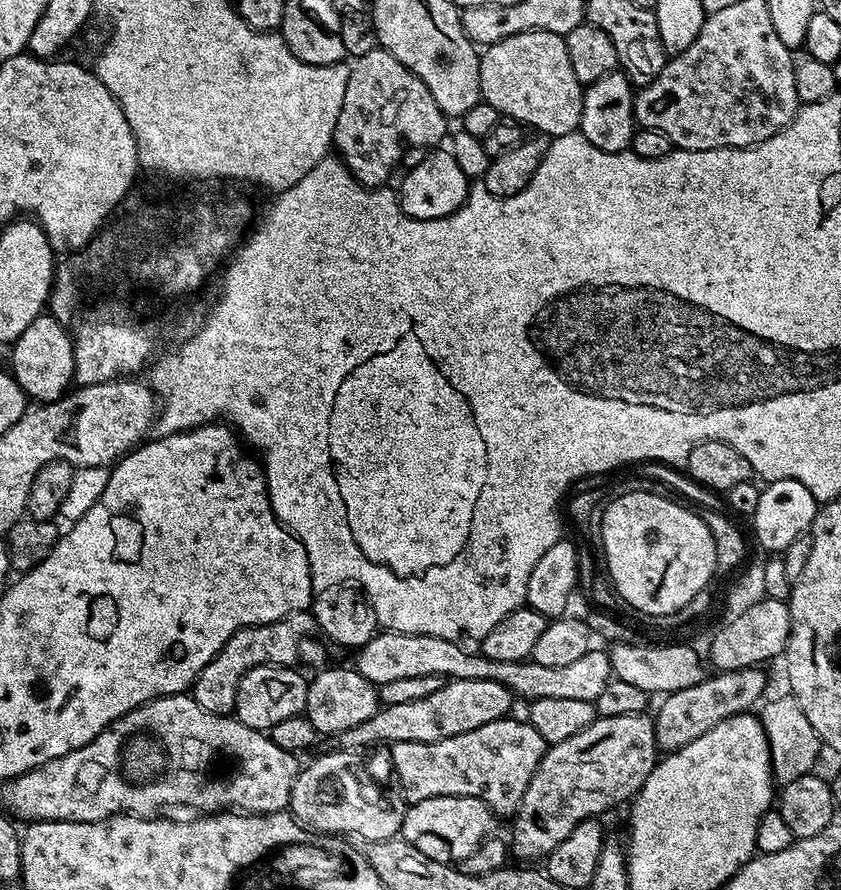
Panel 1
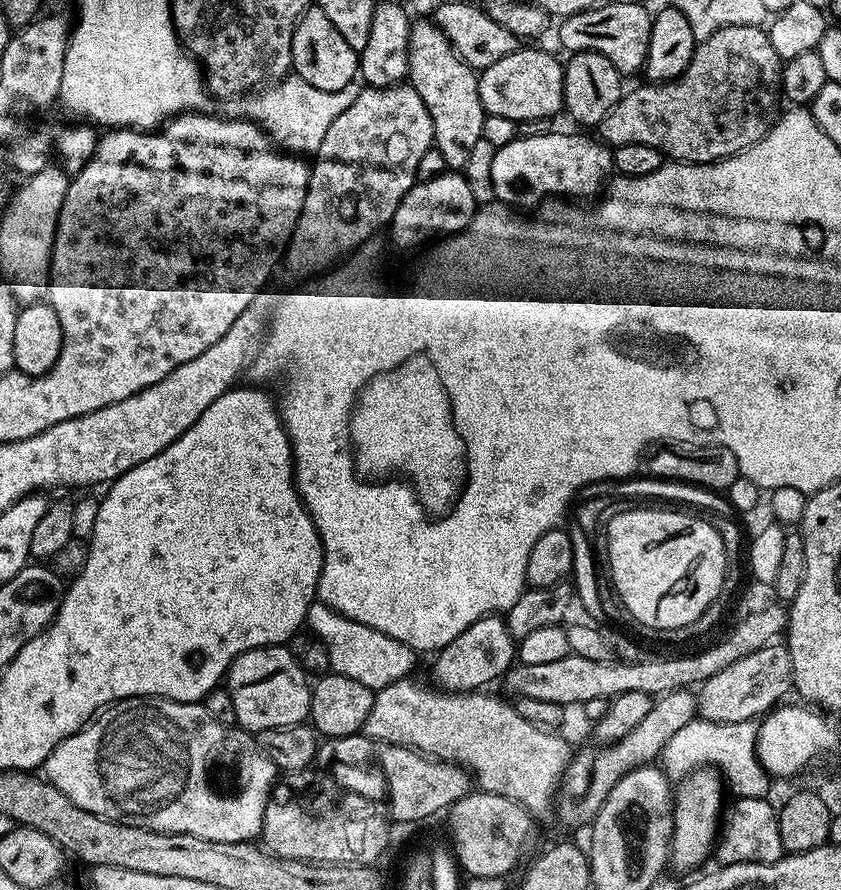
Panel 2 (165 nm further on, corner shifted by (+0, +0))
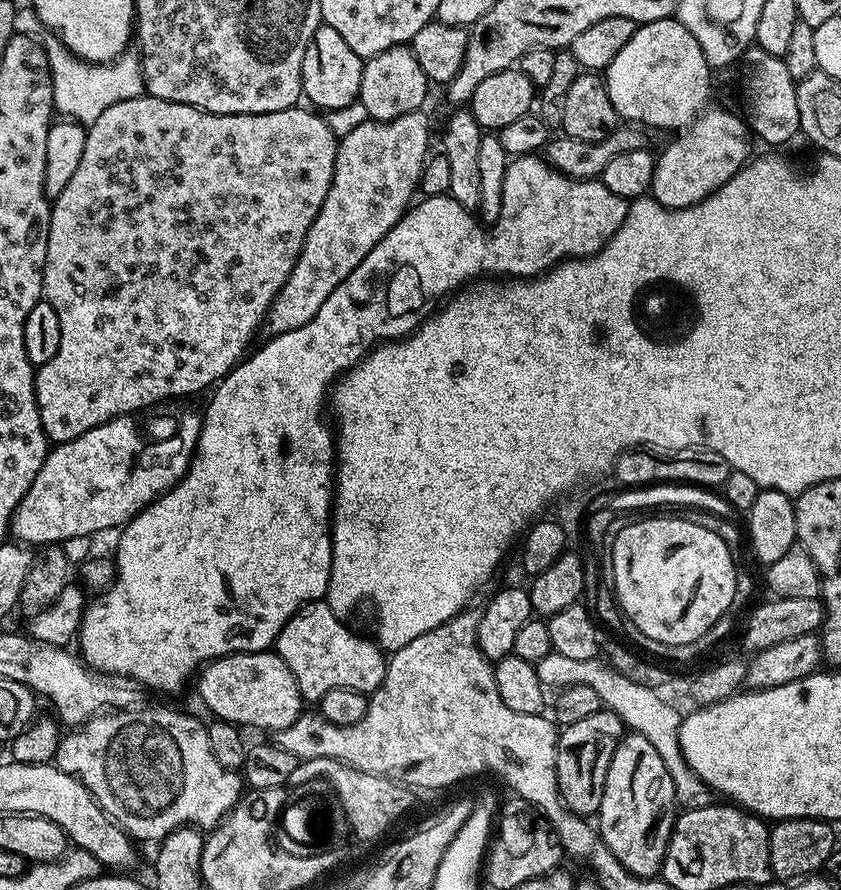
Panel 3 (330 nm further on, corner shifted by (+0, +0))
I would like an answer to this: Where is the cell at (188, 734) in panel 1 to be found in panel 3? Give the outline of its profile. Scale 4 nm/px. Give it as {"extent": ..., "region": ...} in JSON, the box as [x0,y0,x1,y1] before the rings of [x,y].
{"extent":[54,704,246,842],"region":[[[152,704],[149,708],[137,706],[135,708],[125,708],[123,710],[113,711],[111,714],[97,714],[75,730],[68,730],[61,735],[60,745],[56,747],[54,763],[66,774],[78,778],[86,790],[98,802],[98,806],[104,811],[111,820],[116,821],[133,841],[153,840],[159,842],[164,839],[166,834],[170,834],[175,828],[180,828],[183,824],[191,824],[195,827],[205,830],[211,830],[231,812],[234,805],[240,800],[246,785],[239,771],[222,766],[218,758],[214,758],[214,750],[210,750],[210,738],[205,721],[195,720],[192,716],[187,716],[184,712],[179,712],[176,708],[163,708],[160,704]]]}

